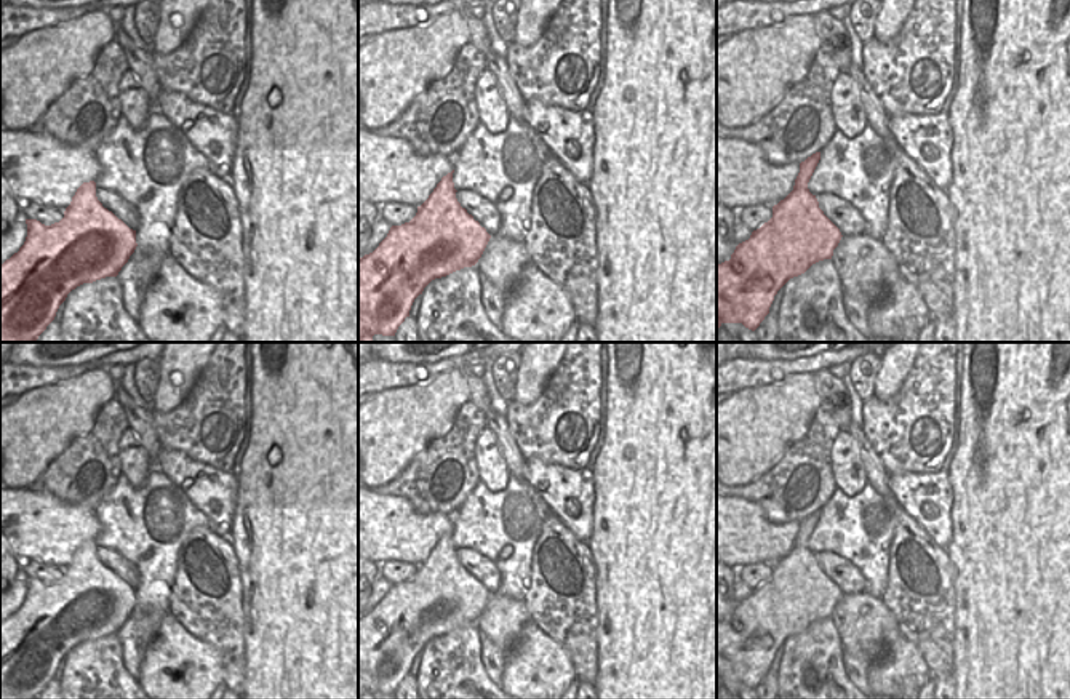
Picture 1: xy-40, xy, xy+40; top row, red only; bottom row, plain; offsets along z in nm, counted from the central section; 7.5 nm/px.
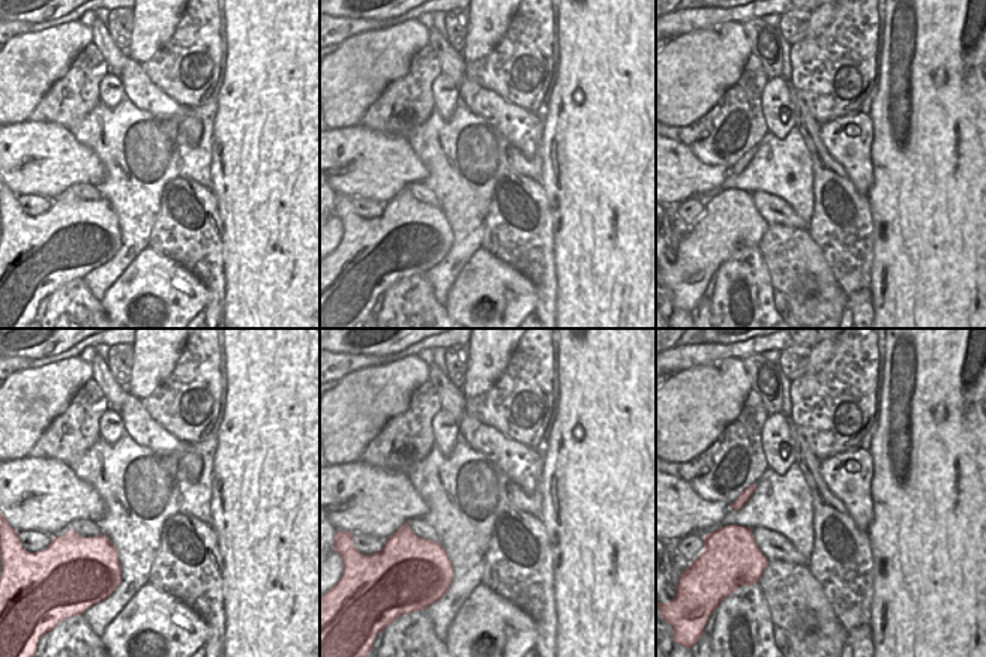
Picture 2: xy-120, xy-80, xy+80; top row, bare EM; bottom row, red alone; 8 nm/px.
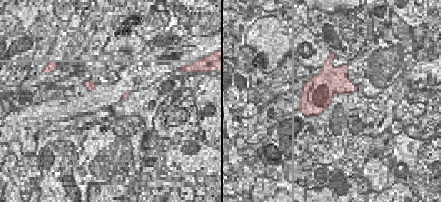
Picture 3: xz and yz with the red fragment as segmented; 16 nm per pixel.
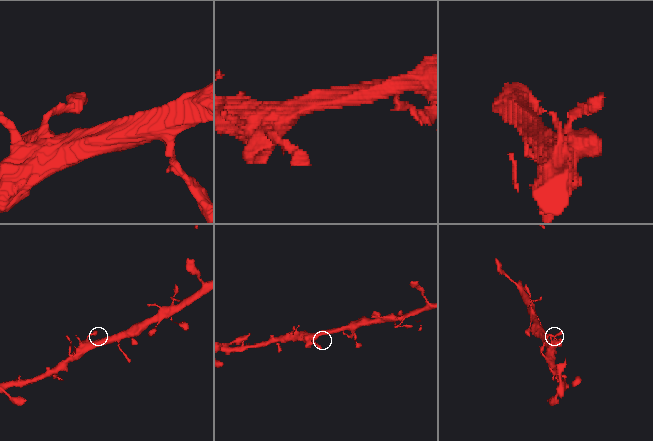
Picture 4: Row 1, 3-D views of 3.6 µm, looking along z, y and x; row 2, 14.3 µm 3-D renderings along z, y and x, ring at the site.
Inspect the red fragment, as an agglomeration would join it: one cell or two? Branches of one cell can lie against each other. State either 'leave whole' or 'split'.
leave whole

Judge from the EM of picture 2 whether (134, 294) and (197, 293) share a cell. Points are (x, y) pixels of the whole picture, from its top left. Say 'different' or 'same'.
same

